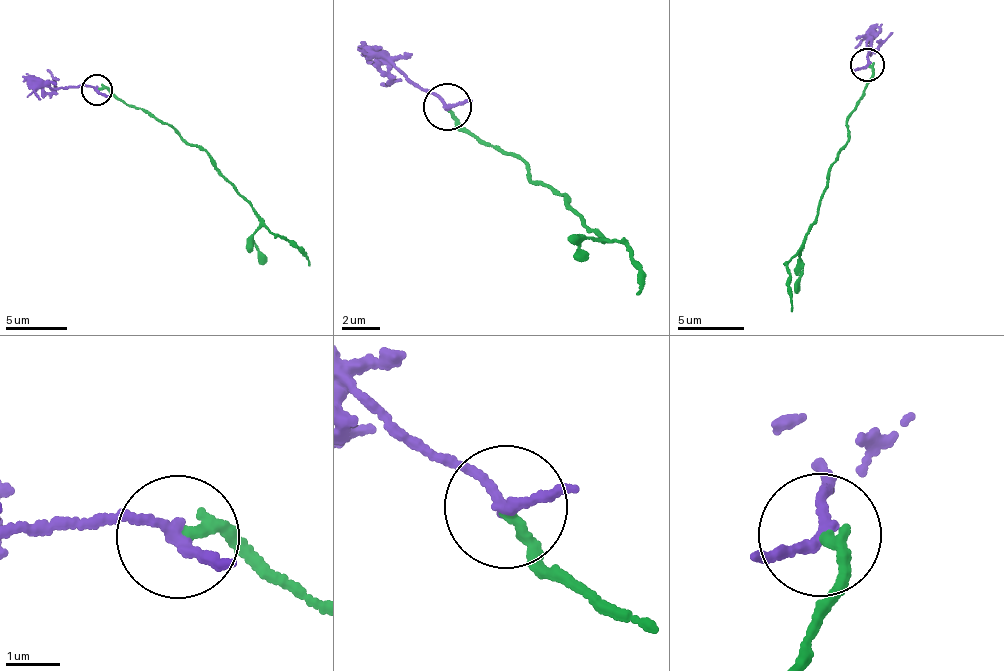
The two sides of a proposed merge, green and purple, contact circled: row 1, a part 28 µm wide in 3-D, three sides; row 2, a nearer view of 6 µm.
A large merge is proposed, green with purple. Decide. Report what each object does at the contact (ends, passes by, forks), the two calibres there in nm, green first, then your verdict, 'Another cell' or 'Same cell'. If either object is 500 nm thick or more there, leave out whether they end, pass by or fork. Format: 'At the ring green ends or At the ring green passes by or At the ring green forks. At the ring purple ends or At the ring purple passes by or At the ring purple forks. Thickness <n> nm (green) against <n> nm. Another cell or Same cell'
At the ring green ends. At the ring purple passes by. Thickness 200 nm (green) against 170 nm. Another cell

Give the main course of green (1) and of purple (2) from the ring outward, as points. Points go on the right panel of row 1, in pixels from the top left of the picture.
1: (867, 64), (872, 72), (866, 91), (846, 118), (846, 145), (835, 159), (802, 248), (786, 267), (792, 313)
2: (867, 64), (872, 49), (868, 47), (875, 24)

